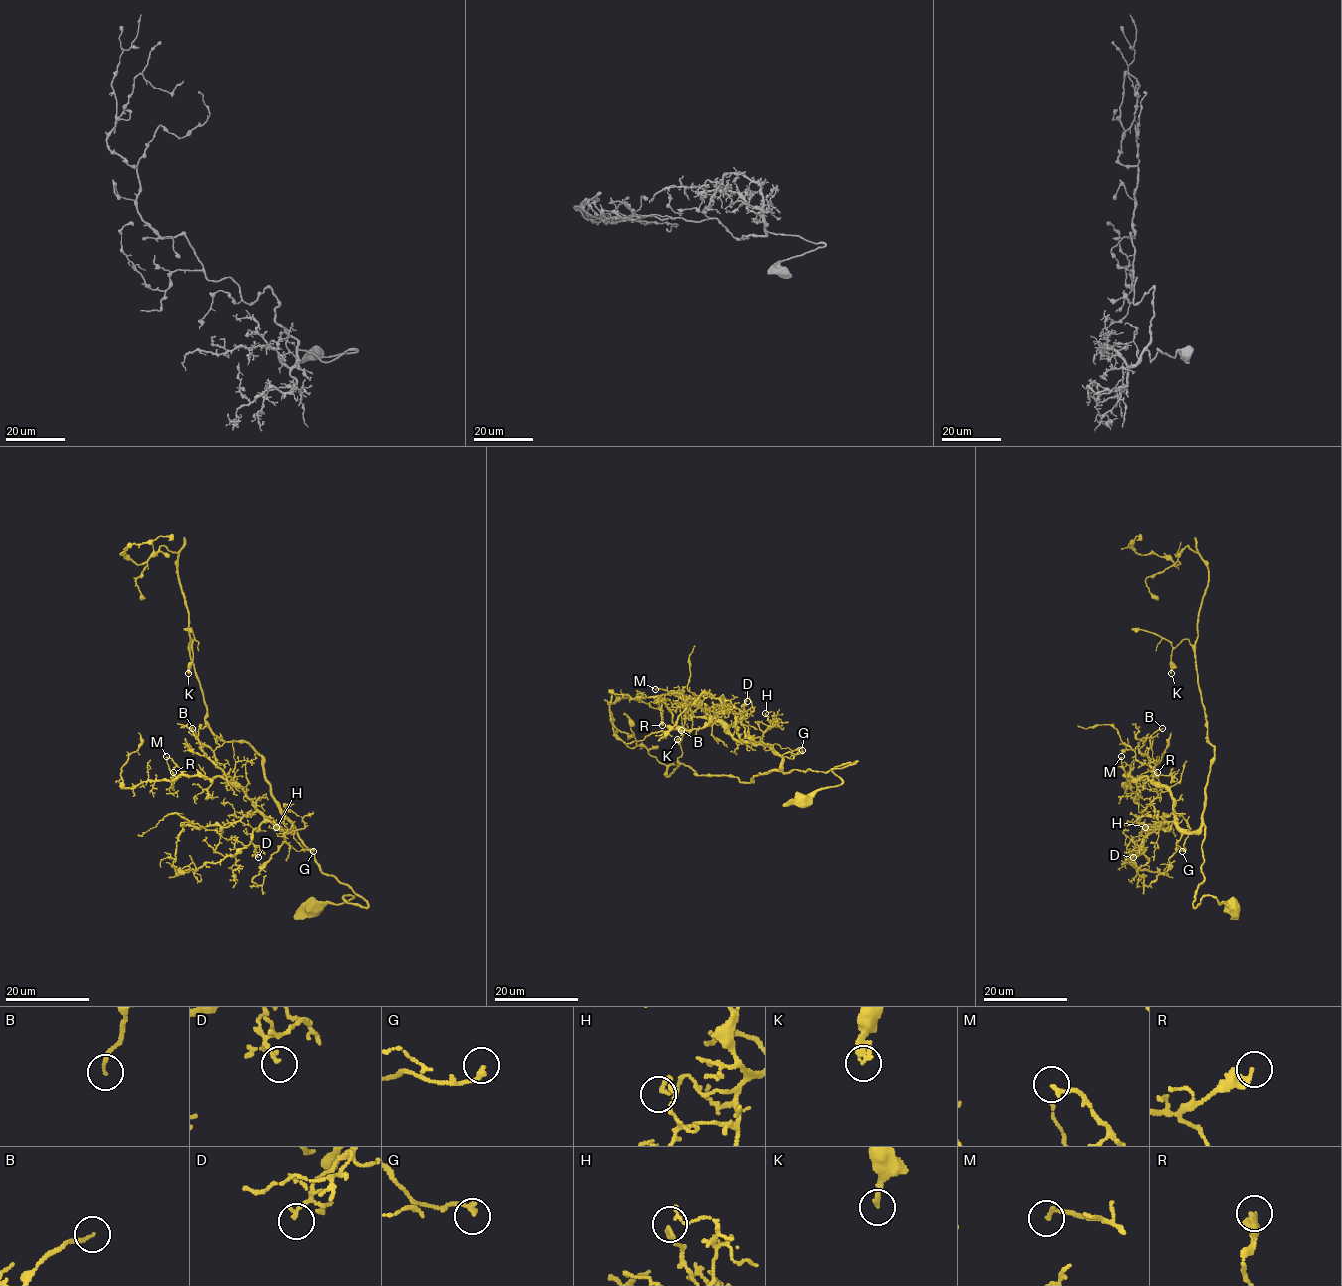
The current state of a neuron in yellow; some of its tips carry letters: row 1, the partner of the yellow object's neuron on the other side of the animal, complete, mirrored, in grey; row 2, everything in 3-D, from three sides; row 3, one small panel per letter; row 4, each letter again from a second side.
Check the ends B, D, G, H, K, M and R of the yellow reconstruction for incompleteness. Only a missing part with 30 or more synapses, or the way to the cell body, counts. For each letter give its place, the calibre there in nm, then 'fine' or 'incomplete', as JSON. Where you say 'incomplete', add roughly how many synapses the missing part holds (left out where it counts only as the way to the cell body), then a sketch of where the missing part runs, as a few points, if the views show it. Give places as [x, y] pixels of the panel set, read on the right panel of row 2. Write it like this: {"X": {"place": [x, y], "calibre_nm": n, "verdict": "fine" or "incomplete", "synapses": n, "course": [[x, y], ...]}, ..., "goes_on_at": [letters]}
{"B": {"place": [1162, 728], "calibre_nm": 150, "verdict": "fine"}, "D": {"place": [1133, 857], "calibre_nm": 140, "verdict": "fine"}, "G": {"place": [1182, 851], "calibre_nm": 200, "verdict": "fine"}, "H": {"place": [1145, 827], "calibre_nm": 180, "verdict": "fine"}, "K": {"place": [1171, 673], "calibre_nm": 170, "verdict": "fine"}, "M": {"place": [1121, 756], "calibre_nm": 180, "verdict": "fine"}, "R": {"place": [1157, 772], "calibre_nm": 300, "verdict": "fine"}, "goes_on_at": []}

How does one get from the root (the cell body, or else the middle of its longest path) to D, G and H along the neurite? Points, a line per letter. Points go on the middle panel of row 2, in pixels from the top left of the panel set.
D: (741, 782), (750, 782), (758, 774), (779, 770), (781, 766), (779, 756), (745, 735), (740, 712), (747, 701)
G: (741, 782), (750, 782), (758, 774), (779, 770), (785, 753), (800, 754), (802, 750)
H: (741, 782), (750, 782), (758, 774), (780, 769), (781, 758), (762, 741), (762, 733), (770, 724), (765, 713)

